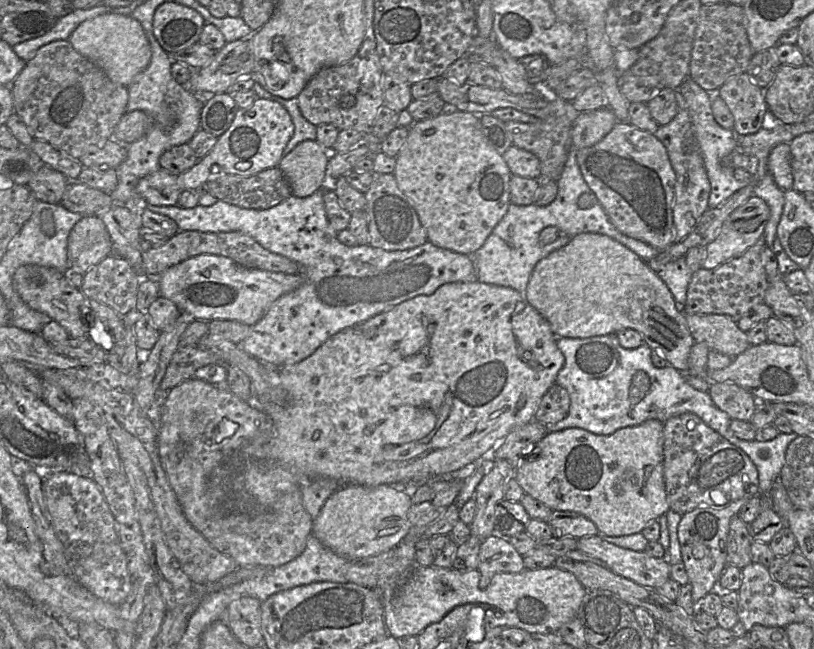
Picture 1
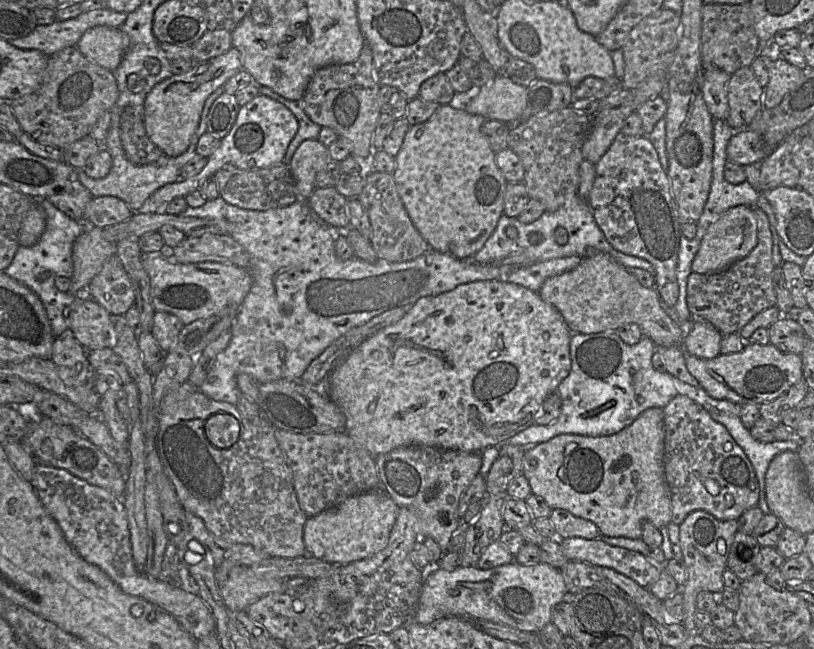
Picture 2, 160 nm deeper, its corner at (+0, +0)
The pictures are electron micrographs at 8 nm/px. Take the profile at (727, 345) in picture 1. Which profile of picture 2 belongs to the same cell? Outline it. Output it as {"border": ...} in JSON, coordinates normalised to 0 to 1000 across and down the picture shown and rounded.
{"border":[[[760,203],[747,231],[731,251],[731,277],[721,308],[729,334],[744,370],[759,387],[790,398],[803,411],[805,444],[819,473],[830,468],[834,441],[830,425],[837,348],[824,282],[796,210],[771,210]]]}

